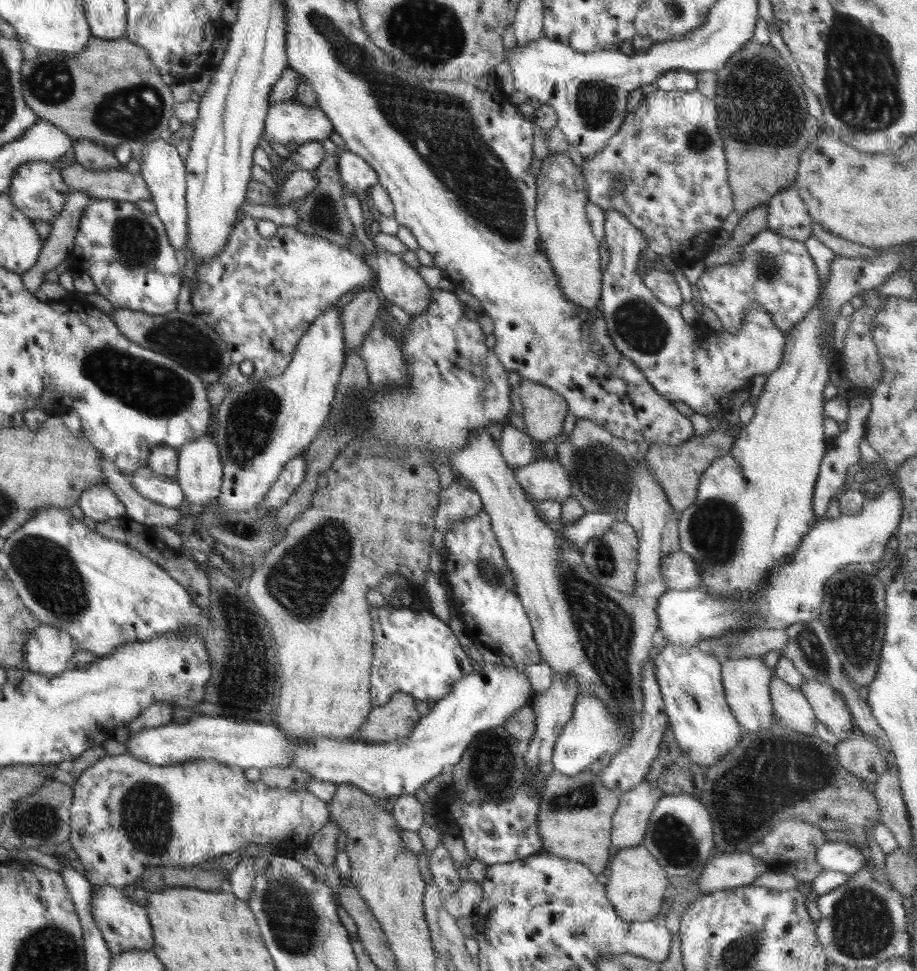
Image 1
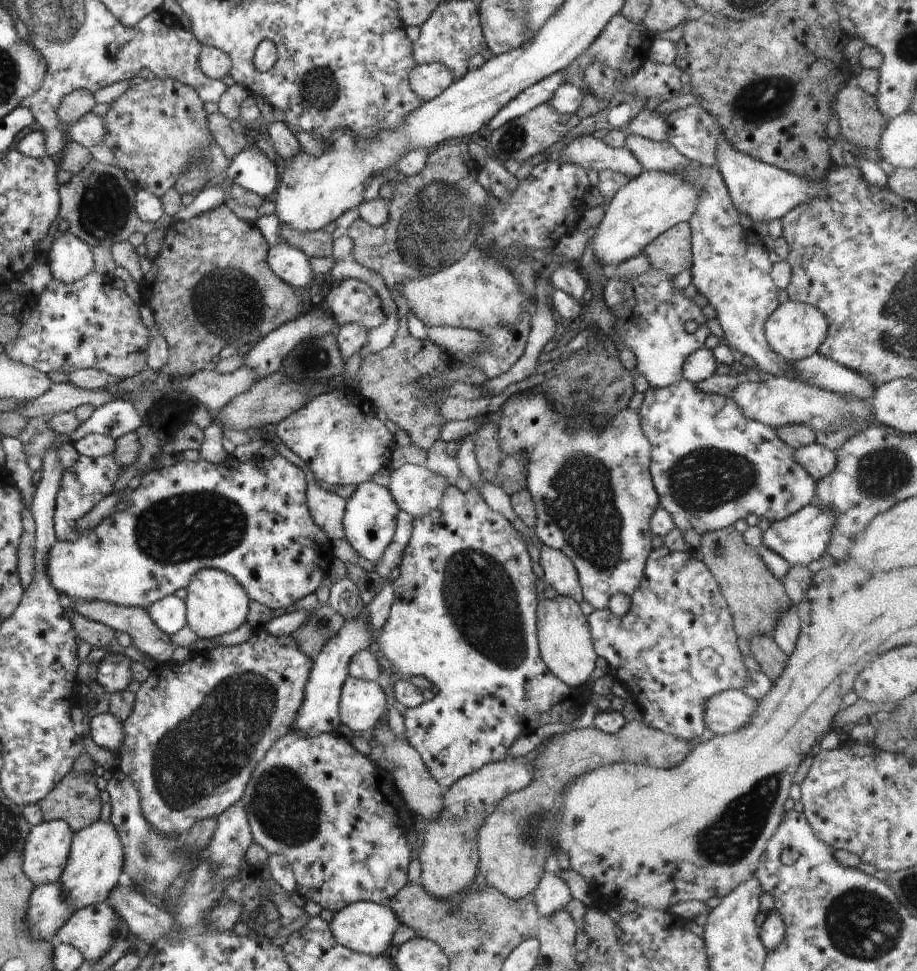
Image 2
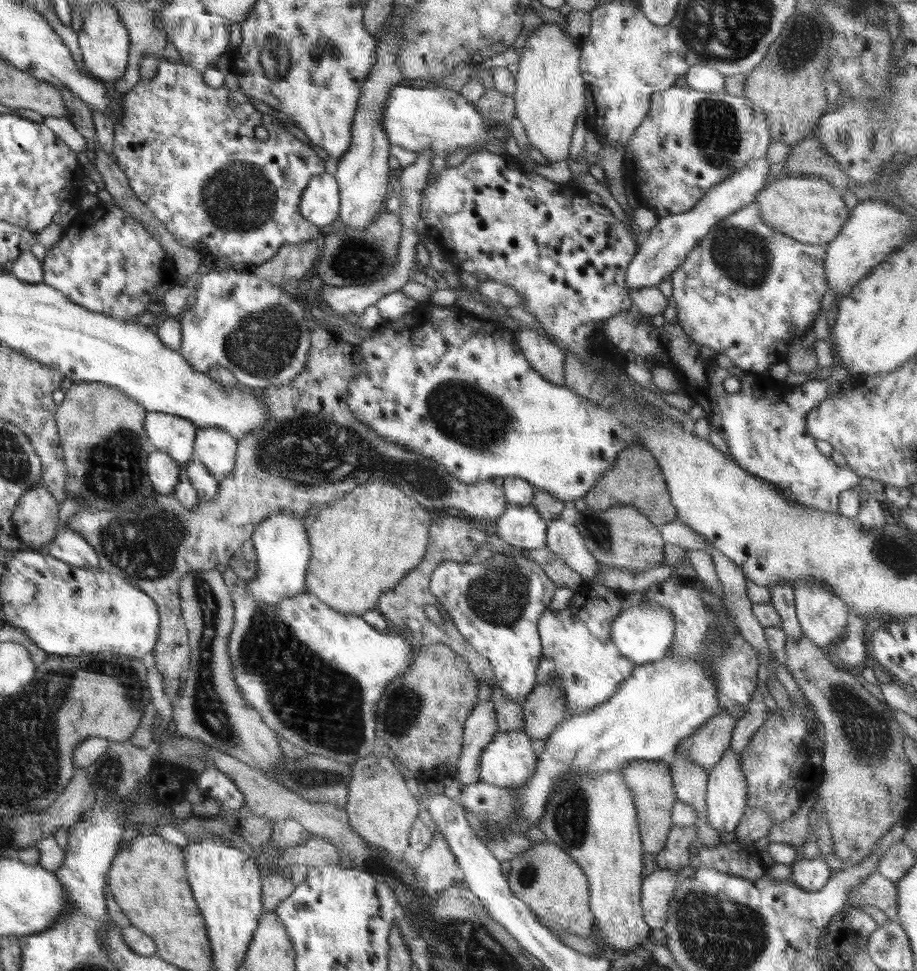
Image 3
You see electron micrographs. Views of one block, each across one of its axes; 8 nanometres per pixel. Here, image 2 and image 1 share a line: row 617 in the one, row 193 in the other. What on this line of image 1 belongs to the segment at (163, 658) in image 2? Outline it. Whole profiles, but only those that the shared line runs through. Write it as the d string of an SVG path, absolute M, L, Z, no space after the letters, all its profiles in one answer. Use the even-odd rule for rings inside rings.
M78 161L63 162L65 180L72 190L86 192L92 199L138 202L150 200L152 194L141 175L128 172L125 166L94 170L82 167Z

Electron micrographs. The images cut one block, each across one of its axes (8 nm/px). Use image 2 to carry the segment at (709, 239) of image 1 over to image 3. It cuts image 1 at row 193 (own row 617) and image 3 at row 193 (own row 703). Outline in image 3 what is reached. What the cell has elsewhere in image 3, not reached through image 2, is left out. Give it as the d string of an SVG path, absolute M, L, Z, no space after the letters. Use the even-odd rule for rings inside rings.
M674 84L652 95L646 118L625 148L623 176L630 181L640 207L652 210L658 218L683 213L694 208L712 186L742 170L750 160L764 157L772 140L766 114L743 94L704 92Z

